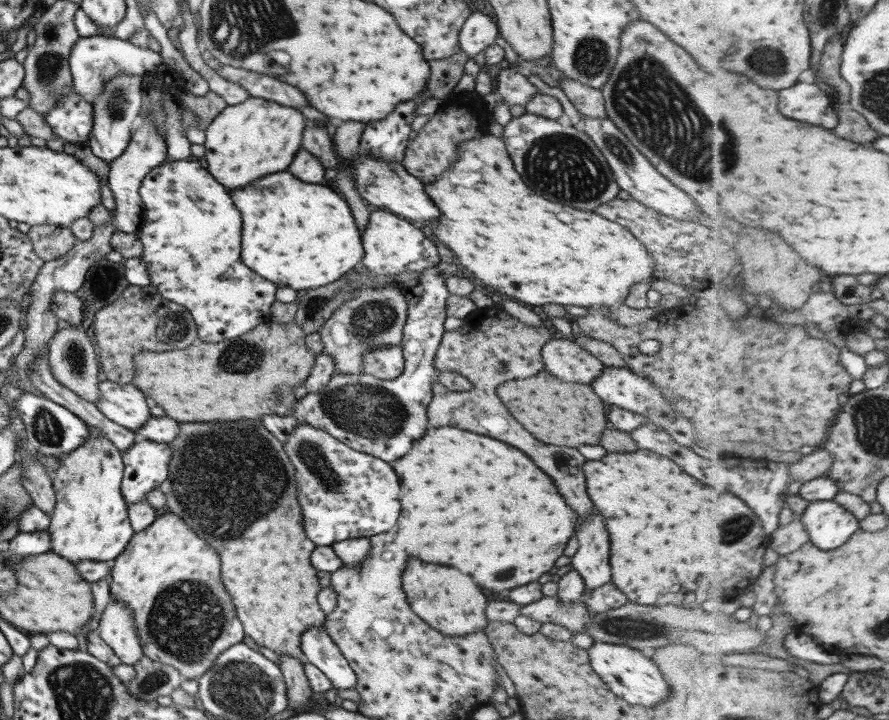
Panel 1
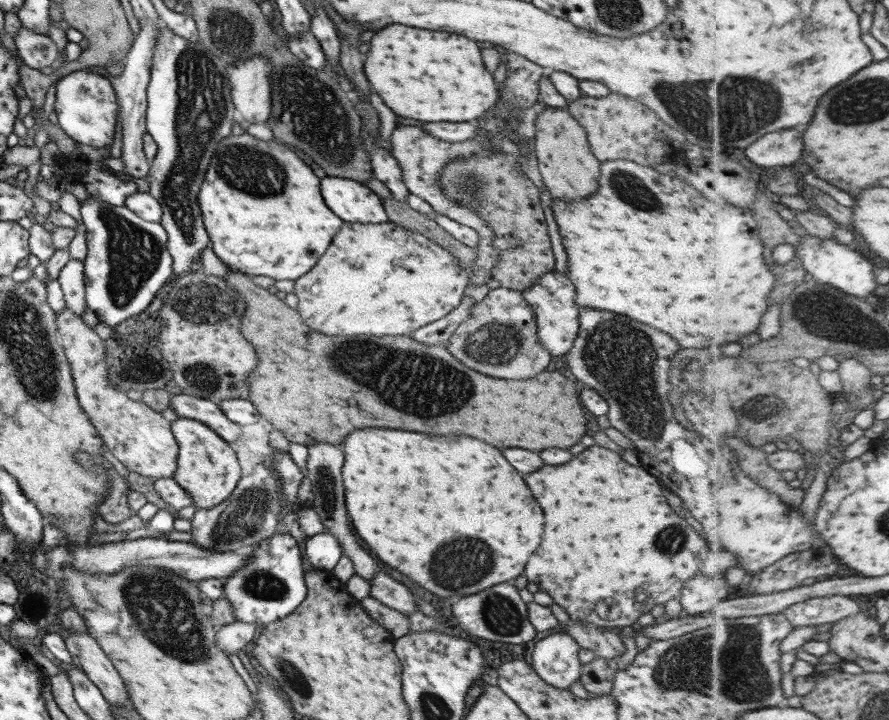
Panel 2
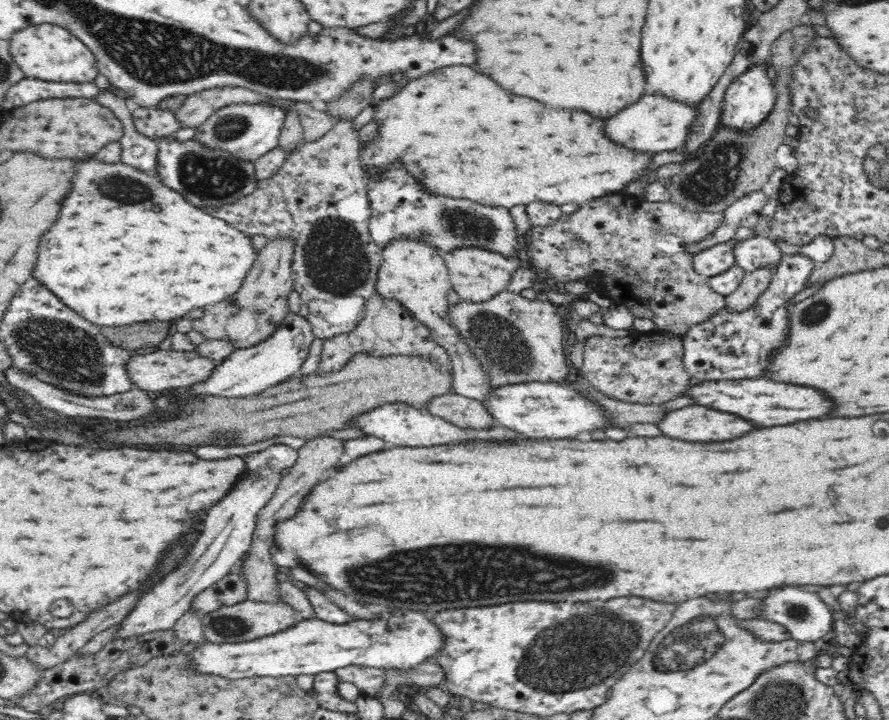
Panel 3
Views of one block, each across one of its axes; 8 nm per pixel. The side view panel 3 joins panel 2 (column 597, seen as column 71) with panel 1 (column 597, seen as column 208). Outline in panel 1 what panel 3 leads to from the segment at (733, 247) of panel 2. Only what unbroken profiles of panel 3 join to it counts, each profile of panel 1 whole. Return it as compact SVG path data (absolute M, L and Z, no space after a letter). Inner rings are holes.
M488 134L467 140L459 144L457 155L456 162L444 170L444 176L439 176L432 184L424 184L427 195L442 212L440 220L430 223L428 228L453 252L460 264L484 284L534 306L562 304L590 308L596 304L612 306L622 302L632 284L652 276L652 258L626 228L594 212L574 210L534 194L514 170L502 138Z

